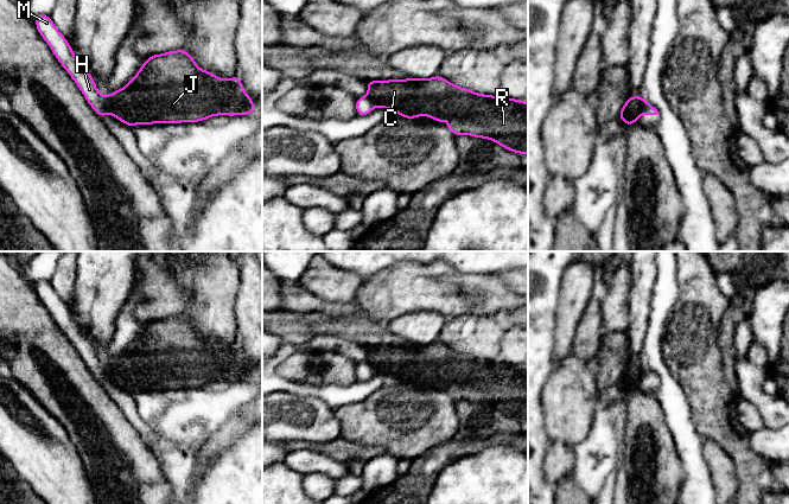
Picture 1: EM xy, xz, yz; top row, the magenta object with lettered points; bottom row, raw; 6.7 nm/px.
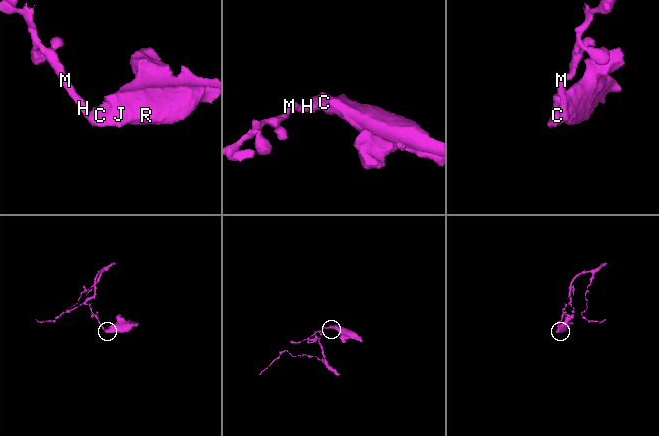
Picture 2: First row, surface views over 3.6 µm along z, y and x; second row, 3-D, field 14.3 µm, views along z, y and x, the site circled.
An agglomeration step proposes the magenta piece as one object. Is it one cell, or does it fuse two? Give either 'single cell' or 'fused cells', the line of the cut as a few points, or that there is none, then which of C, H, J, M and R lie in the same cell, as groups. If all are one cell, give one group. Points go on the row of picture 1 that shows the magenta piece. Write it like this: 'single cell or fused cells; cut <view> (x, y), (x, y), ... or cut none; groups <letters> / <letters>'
fused cells; cut xy (105, 96), (105, 103), (109, 112); groups C J R / H M

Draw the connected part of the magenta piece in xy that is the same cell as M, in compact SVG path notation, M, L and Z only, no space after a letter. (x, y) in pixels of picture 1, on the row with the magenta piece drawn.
M36 15L36 28L42 38L52 50L59 64L66 70L70 77L91 106L93 110L102 119L109 111L106 106L106 96L100 94L90 72L76 58L72 47L66 38L55 26L50 15Z

